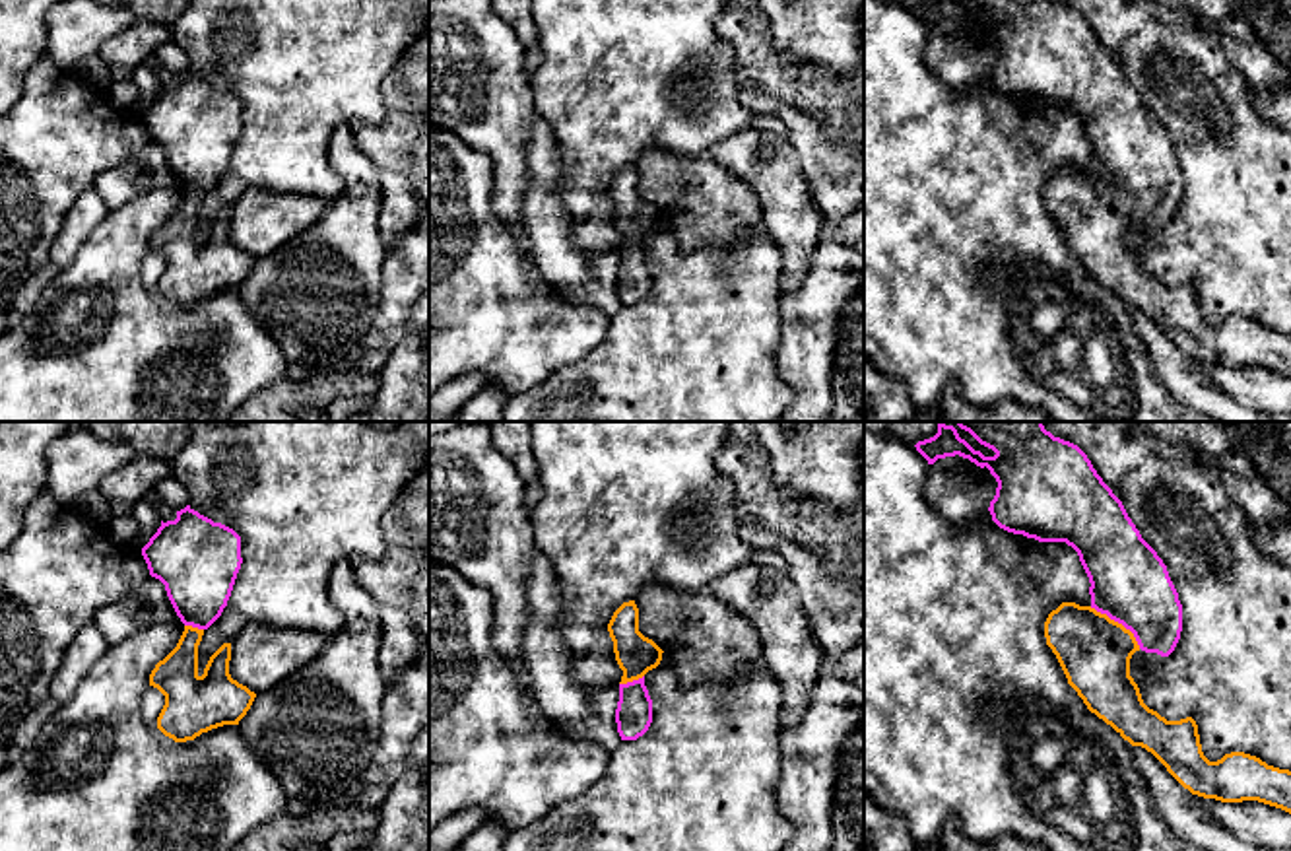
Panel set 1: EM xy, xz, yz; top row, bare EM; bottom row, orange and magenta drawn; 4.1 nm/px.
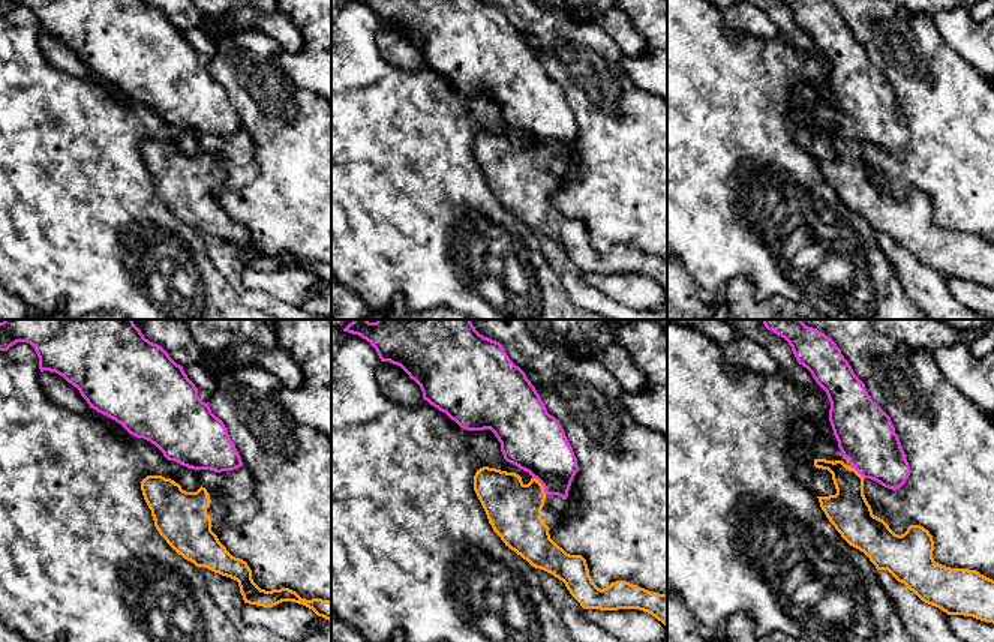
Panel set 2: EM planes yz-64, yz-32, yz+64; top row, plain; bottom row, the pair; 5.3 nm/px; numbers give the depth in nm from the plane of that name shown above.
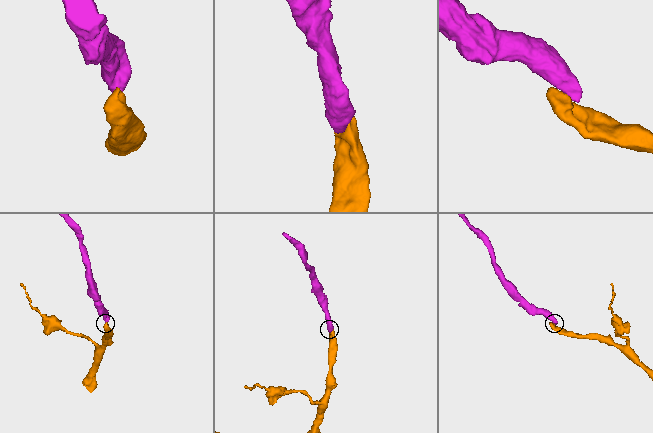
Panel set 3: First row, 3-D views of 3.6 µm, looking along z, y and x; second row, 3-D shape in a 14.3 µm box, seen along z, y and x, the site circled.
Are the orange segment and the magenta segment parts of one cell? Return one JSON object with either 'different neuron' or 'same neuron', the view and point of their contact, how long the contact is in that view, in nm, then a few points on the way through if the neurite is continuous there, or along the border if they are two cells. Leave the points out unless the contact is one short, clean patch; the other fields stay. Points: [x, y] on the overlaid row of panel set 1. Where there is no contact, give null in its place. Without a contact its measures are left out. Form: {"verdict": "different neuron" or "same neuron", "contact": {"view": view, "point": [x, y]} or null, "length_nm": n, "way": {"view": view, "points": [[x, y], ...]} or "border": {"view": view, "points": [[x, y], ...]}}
{"verdict": "same neuron", "contact": {"view": "yz", "point": [1117, 622]}, "length_nm": 280, "way": {"view": "yz", "points": [[1093, 651], [1117, 622], [1130, 609], [1130, 583]]}}

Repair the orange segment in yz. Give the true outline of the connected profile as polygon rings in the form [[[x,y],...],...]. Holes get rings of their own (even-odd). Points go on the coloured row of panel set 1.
[[[938,422],[938,433],[914,445],[928,464],[959,455],[980,468],[986,466],[998,482],[988,511],[1000,528],[1039,542],[1066,542],[1079,556],[1091,583],[1091,604],[1062,602],[1048,614],[1044,637],[1068,684],[1087,709],[1132,746],[1151,752],[1192,795],[1221,802],[1258,800],[1291,814],[1289,769],[1268,766],[1244,752],[1231,752],[1209,762],[1202,752],[1192,717],[1167,721],[1143,703],[1130,676],[1130,659],[1140,649],[1161,657],[1175,651],[1182,631],[1182,604],[1167,565],[1142,538],[1122,501],[1103,482],[1087,455],[1077,445],[1054,437],[1043,422],[955,424],[996,455],[984,457],[961,439],[953,426]]]

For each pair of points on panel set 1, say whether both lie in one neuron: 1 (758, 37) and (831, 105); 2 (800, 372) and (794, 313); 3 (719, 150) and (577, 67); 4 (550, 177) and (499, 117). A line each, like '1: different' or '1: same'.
1: same
2: same
3: different
4: different

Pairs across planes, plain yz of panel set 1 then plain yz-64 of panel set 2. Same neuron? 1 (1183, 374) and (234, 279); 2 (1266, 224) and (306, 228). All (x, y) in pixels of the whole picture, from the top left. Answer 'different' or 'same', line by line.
1: same
2: same

